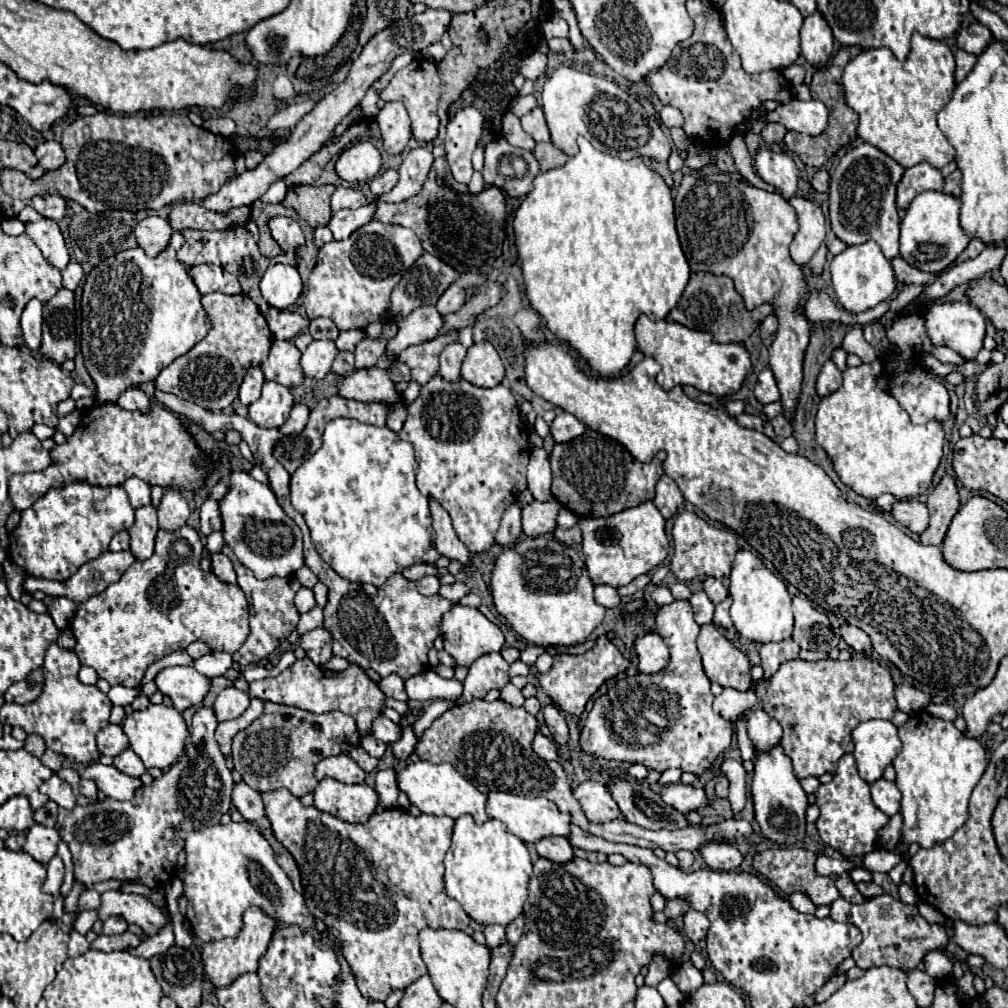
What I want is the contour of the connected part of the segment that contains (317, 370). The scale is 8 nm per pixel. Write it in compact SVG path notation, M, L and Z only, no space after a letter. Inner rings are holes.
M311 341L301 357L301 367L305 377L317 379L317 381L323 379L329 373L337 353L339 349L335 347L333 341Z

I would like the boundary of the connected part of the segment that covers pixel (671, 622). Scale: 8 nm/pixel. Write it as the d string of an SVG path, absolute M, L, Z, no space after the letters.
M673 601L669 605L659 607L655 615L655 633L659 633L669 647L669 663L663 671L655 675L625 675L611 683L607 693L603 693L599 699L595 699L587 721L579 735L581 751L599 757L599 759L617 759L627 763L641 763L649 771L663 773L665 769L677 767L681 771L689 771L695 775L705 773L717 757L729 747L733 737L733 723L725 721L721 715L717 715L711 709L713 695L709 689L709 679L701 667L701 655L697 651L695 639L699 635L699 625L693 619L693 611L689 601Z

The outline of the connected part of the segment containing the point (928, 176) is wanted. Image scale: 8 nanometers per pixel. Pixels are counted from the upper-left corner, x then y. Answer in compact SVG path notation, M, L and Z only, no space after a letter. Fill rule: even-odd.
M917 163L915 167L905 169L899 185L897 185L897 207L907 209L911 201L923 191L941 191L943 175L939 169L929 163Z

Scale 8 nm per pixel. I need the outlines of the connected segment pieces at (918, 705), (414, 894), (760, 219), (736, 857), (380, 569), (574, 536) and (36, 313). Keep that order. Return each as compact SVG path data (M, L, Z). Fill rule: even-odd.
M897 685L895 697L897 697L899 709L905 711L905 713L909 713L909 715L915 713L915 711L921 711L931 701L931 695L929 693L919 691L915 687L905 687L905 685Z
M287 789L263 793L263 803L265 815L273 825L273 835L297 861L307 907L313 917L325 923L331 935L341 943L341 953L351 965L357 985L367 999L385 1001L391 991L405 989L427 973L417 939L421 929L465 929L469 925L471 917L443 889L443 857L449 849L455 823L451 817L413 817L405 809L393 807L373 813L365 825L353 825L335 815L327 815L317 807L303 807L301 801ZM307 837L309 859L303 859Z
M715 173L707 177L695 177L695 175L683 175L677 195L675 195L675 217L677 217L677 233L683 247L683 253L689 261L691 271L709 271L713 275L727 275L735 283L735 291L743 297L745 307L753 309L763 303L777 305L777 319L779 329L775 333L775 341L769 347L769 361L771 371L777 379L779 391L781 391L781 403L785 409L785 417L791 419L797 397L801 391L801 379L803 379L803 355L809 343L809 329L811 323L805 319L805 315L799 311L801 297L805 293L805 279L803 269L791 259L789 245L799 229L795 209L789 205L783 195L769 193L763 189L757 189L753 185L745 185L739 179L733 179L727 173Z
M709 843L699 849L705 863L717 871L733 871L743 863L741 851L731 843Z
M333 419L327 423L325 433L323 433L323 445L319 447L319 451L315 455L311 455L293 475L291 475L291 505L305 517L305 523L311 531L311 539L313 545L317 549L317 553L321 555L321 559L343 579L351 581L351 583L371 583L375 587L383 585L393 573L403 571L403 567L411 567L415 563L435 563L439 559L439 553L433 547L433 525L431 525L431 511L429 511L429 503L427 497L421 495L421 491L415 485L415 473L417 473L417 463L413 457L413 447L407 441L401 441L397 433L393 433L389 427L375 427L375 425L365 425L359 423L357 419Z
M573 527L573 529L555 529L553 531L553 537L557 539L557 541L561 541L563 545L571 545L571 547L575 547L575 545L579 545L581 543L581 531L579 531L579 527Z
M31 299L21 315L21 329L25 337L25 345L29 349L39 349L41 345L41 323L43 323L43 303L39 299Z

